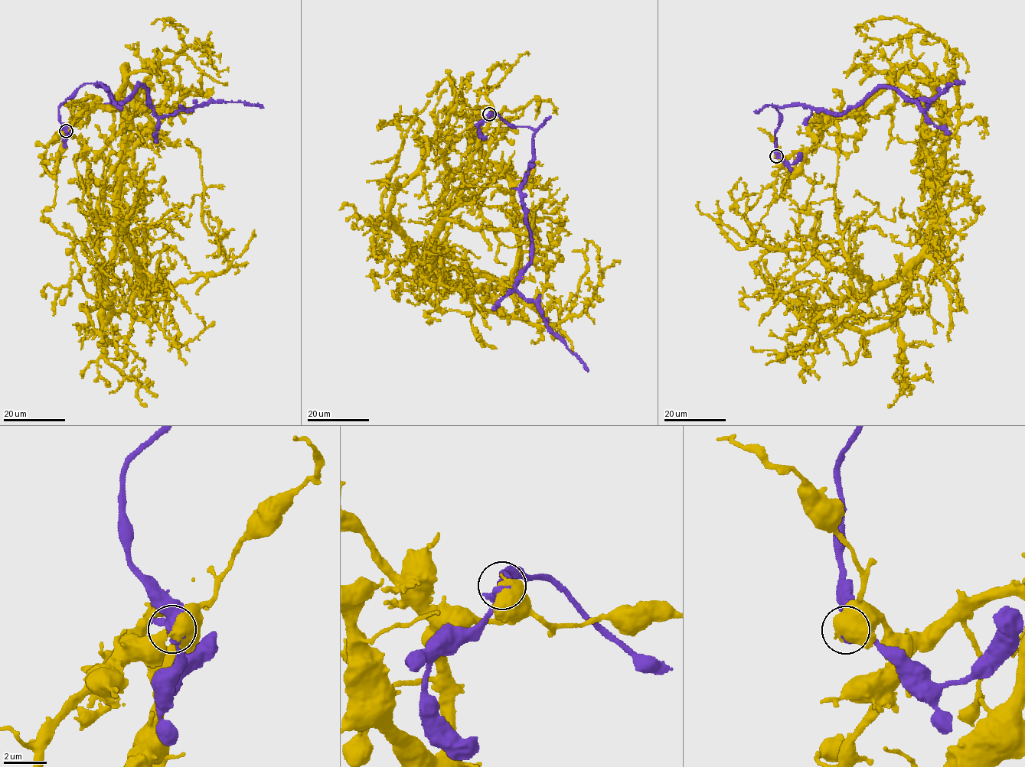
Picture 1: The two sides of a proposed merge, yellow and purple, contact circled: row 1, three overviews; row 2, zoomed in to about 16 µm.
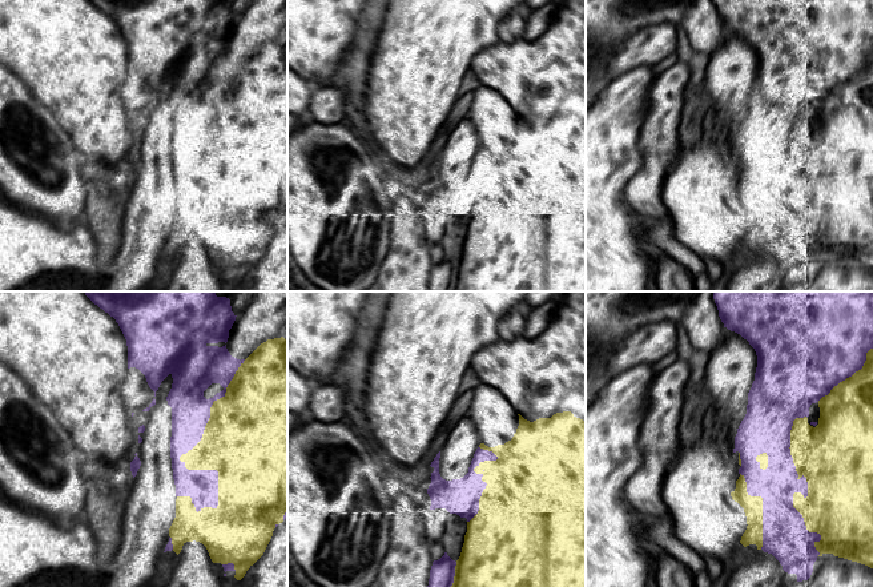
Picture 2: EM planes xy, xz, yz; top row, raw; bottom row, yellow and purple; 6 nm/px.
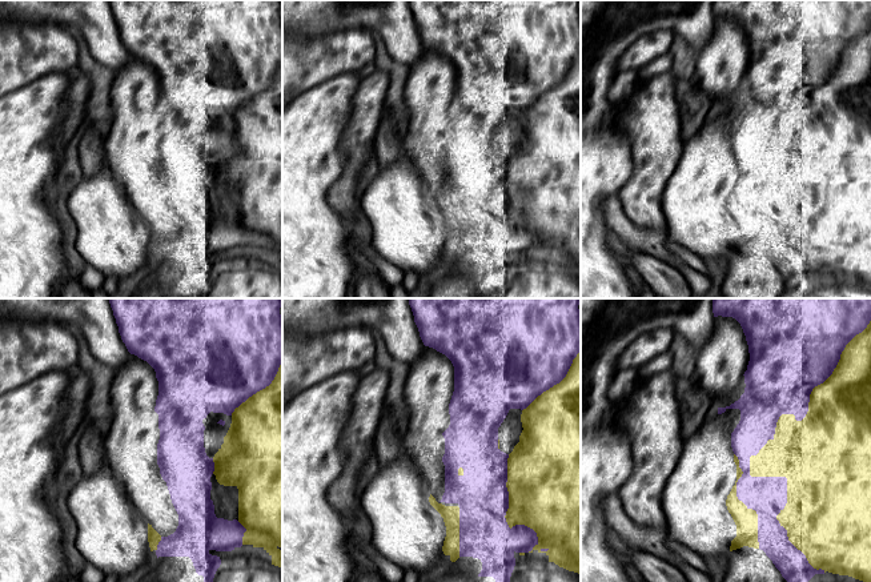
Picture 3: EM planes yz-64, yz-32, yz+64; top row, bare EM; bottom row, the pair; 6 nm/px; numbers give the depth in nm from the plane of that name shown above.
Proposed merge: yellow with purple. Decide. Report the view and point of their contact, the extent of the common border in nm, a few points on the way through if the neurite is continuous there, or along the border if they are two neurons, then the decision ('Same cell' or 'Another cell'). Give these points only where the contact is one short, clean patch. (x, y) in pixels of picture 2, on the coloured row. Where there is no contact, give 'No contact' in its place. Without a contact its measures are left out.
Touches yellow at xy (184, 454). Shared border 950 nm. Another cell

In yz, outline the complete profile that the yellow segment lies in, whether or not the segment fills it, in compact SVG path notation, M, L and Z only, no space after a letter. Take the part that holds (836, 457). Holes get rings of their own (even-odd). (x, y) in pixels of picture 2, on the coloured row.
M873 349L866 353L866 361L861 370L856 371L852 377L834 386L830 393L818 401L820 418L816 427L808 423L808 418L796 418L790 430L790 455L796 466L800 479L802 475L808 482L808 496L801 492L793 494L793 507L802 515L806 530L821 535L820 542L814 542L816 550L824 554L833 554L834 556L857 562L873 568Z

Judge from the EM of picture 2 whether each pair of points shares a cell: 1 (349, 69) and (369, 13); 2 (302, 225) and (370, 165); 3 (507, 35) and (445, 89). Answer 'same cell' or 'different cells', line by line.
1: same cell
2: same cell
3: different cells

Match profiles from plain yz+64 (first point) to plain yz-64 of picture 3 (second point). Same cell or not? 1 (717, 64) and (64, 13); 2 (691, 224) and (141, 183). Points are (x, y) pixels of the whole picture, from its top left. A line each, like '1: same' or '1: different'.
1: different
2: different

